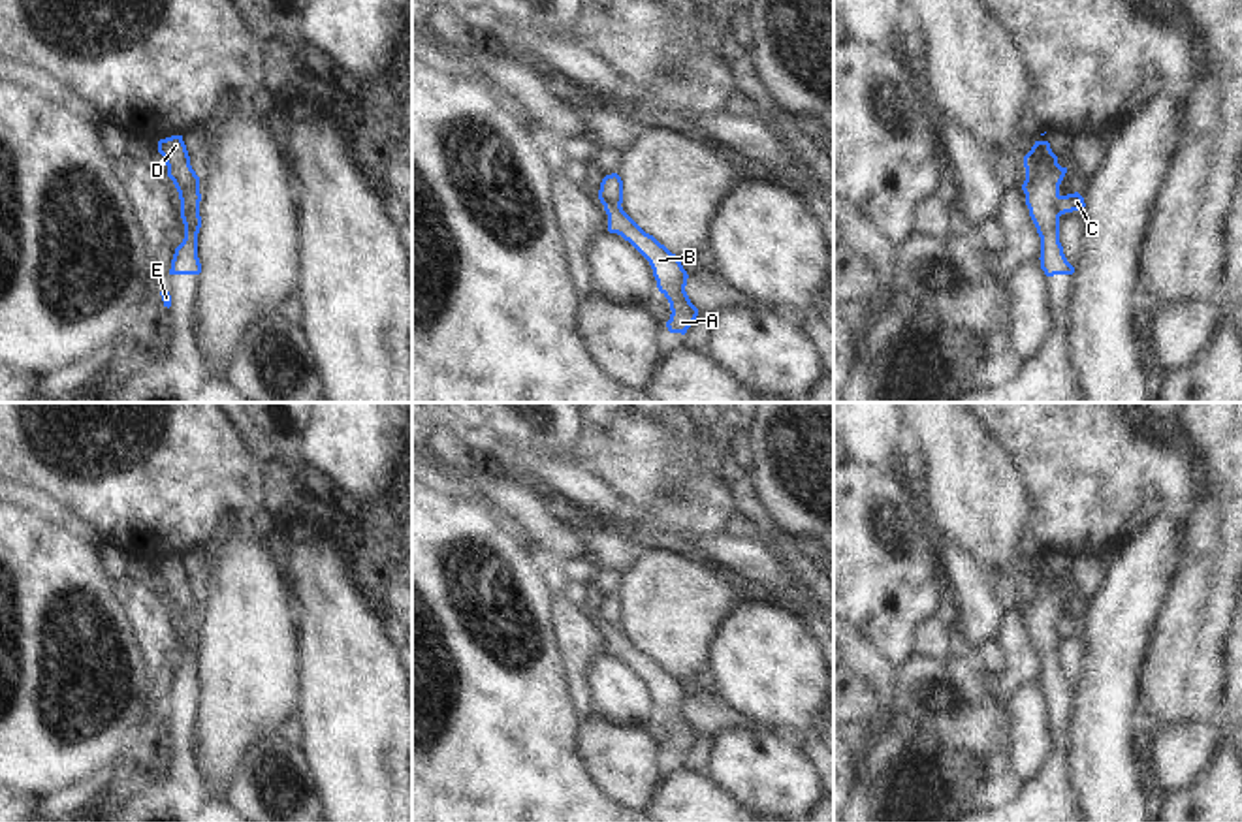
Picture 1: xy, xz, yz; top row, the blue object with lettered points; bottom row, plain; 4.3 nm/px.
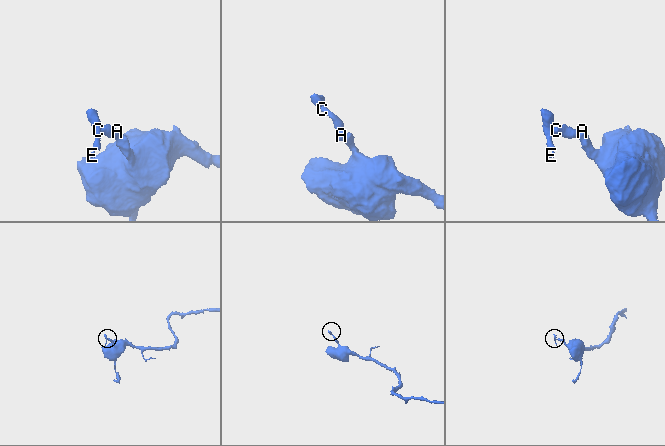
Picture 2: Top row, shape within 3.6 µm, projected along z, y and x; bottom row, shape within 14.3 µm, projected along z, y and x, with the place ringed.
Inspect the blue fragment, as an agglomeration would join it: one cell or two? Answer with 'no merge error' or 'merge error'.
merge error

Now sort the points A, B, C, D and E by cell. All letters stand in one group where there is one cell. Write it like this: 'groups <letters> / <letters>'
groups A B C / D E

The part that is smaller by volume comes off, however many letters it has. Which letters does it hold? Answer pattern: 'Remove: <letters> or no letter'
Remove: D, E

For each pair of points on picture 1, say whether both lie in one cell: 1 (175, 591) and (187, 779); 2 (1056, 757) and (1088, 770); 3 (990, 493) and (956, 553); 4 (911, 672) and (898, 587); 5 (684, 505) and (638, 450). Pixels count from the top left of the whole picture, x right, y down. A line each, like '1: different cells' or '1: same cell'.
1: same cell
2: different cells
3: different cells
4: different cells
5: same cell

